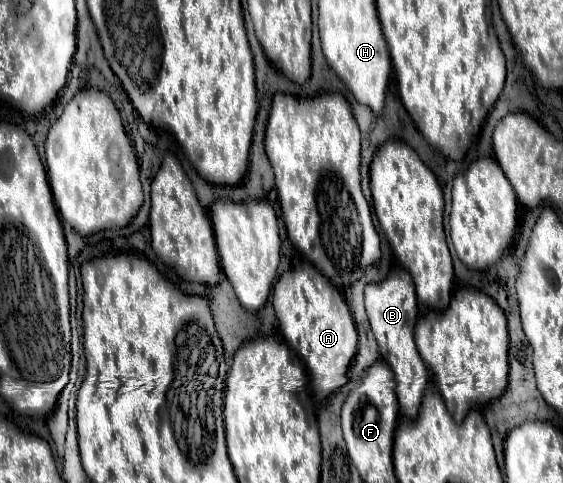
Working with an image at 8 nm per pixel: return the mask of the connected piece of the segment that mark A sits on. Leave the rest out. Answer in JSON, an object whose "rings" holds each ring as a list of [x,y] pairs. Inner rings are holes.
{"rings":[[[304,262],[286,272],[274,286],[274,310],[282,336],[296,350],[308,368],[310,388],[318,398],[326,398],[348,382],[348,366],[356,356],[358,336],[350,310],[340,292],[312,264]]]}

